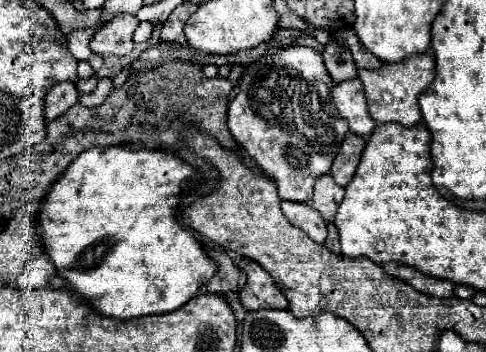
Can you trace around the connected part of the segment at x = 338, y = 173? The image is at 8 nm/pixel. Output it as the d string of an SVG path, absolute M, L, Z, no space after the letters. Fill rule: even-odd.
M346 133L342 145L340 145L340 153L336 155L334 163L332 163L332 169L330 169L330 175L334 177L334 181L340 185L340 187L346 187L358 167L358 161L360 161L360 153L364 149L364 139L356 133Z

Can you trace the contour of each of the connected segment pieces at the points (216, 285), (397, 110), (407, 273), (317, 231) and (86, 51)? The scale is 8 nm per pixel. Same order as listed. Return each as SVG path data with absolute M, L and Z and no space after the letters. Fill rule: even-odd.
M208 249L210 259L218 265L216 275L206 283L208 293L230 293L238 291L244 285L244 271L234 263L234 259L228 259L228 253L222 249Z
M420 53L400 63L384 63L380 69L358 69L358 79L364 83L368 111L376 123L396 121L404 127L412 127L422 121L418 95L428 89L434 79L434 57L430 53Z
M386 263L384 269L392 277L404 279L412 287L416 287L418 291L424 291L424 293L434 295L434 297L454 297L454 283L452 281L438 279L434 275L422 273L422 271L410 267L410 265L404 265L404 263Z
M282 201L282 213L288 217L290 223L294 223L298 229L306 231L306 235L310 239L314 239L316 243L324 243L324 239L326 239L326 221L312 207L310 201L306 201L306 203Z
M94 27L94 29L74 29L66 35L68 49L76 59L90 59L92 51L90 51L88 43L90 43L94 31L98 31L98 27Z

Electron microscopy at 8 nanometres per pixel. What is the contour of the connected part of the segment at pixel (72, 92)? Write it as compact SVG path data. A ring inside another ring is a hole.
M62 81L54 85L46 95L46 109L44 109L46 121L52 121L60 117L64 111L68 111L78 101L78 97L80 93L72 81Z

